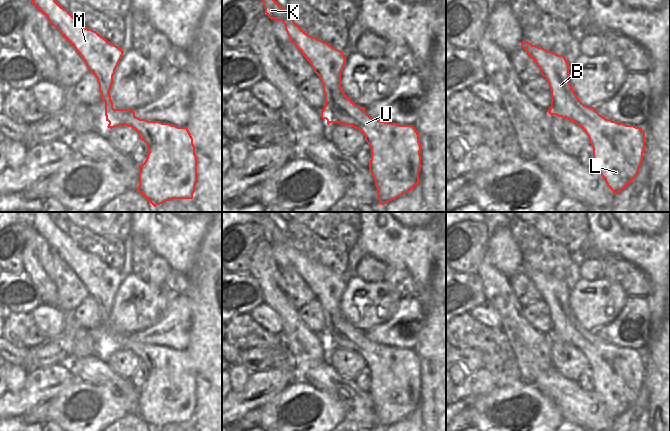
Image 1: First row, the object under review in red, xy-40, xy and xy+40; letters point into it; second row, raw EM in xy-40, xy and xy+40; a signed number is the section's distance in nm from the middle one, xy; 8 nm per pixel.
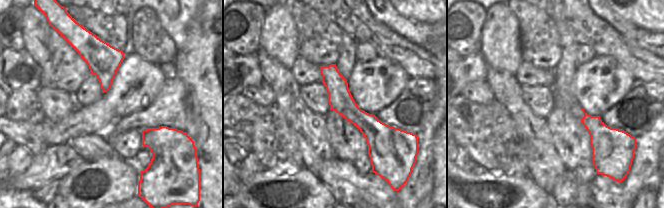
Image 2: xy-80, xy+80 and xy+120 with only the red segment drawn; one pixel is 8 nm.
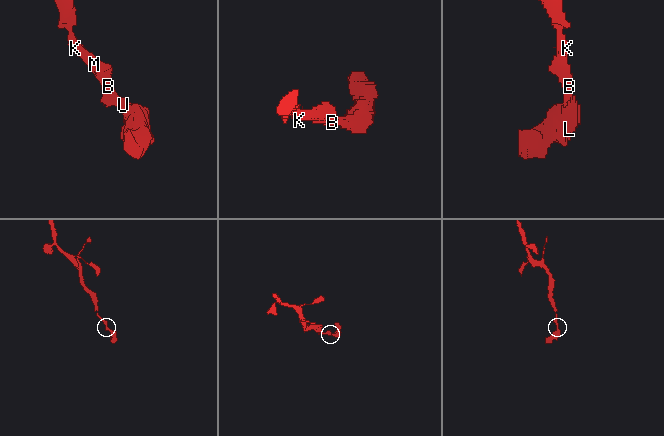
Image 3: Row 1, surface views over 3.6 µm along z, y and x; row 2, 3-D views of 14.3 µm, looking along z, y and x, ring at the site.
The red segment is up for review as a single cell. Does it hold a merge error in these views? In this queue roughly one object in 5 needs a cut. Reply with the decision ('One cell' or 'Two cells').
One cell

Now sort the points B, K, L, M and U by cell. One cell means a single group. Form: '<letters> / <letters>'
B K L M U

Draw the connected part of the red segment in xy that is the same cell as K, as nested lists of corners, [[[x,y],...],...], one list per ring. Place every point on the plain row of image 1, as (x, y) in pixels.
[[[261,217],[261,224],[265,232],[265,239],[268,239],[270,243],[283,246],[290,265],[295,268],[319,300],[325,318],[325,330],[321,335],[321,342],[326,343],[328,349],[330,347],[350,349],[365,360],[365,365],[371,372],[369,394],[375,404],[379,428],[384,429],[411,415],[419,407],[421,394],[421,368],[415,351],[380,345],[370,341],[365,336],[365,331],[356,329],[341,312],[341,296],[346,286],[343,275],[308,259],[295,248],[291,237],[268,217]]]

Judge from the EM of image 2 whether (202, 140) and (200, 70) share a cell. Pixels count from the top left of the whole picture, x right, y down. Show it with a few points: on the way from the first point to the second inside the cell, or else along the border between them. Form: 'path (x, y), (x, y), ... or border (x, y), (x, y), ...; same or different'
path (202, 123), (202, 87); same

